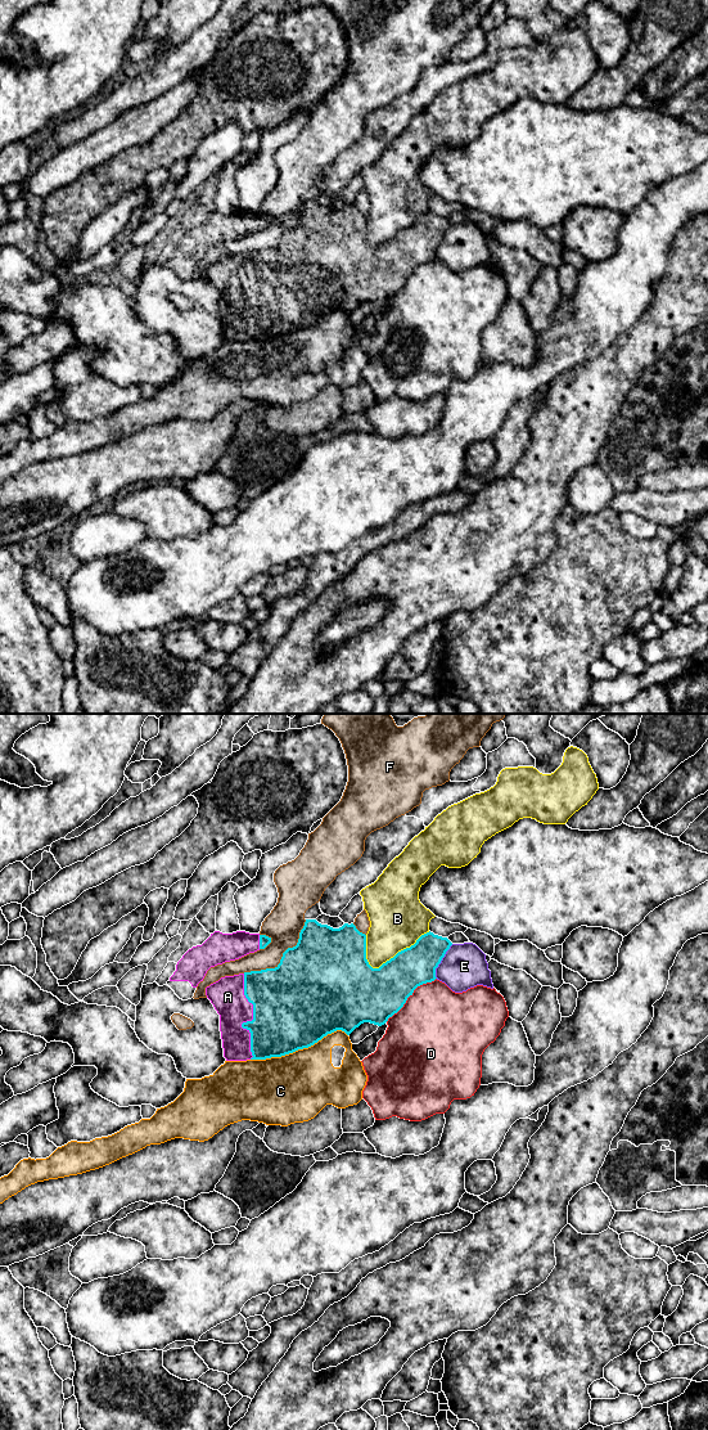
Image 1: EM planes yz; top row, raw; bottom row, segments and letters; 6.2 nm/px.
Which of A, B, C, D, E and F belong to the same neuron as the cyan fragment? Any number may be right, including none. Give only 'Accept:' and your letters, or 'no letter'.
Accept: A

